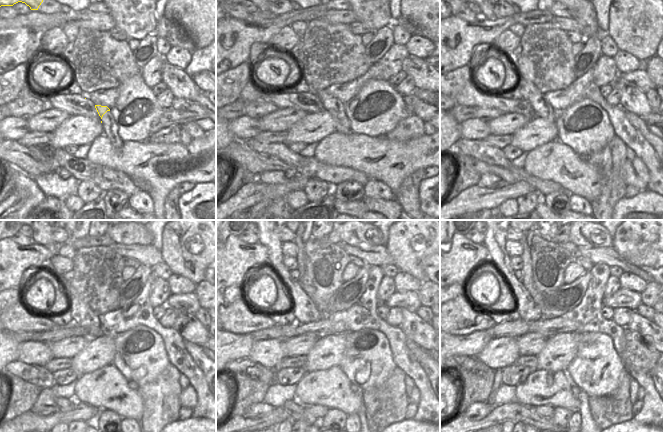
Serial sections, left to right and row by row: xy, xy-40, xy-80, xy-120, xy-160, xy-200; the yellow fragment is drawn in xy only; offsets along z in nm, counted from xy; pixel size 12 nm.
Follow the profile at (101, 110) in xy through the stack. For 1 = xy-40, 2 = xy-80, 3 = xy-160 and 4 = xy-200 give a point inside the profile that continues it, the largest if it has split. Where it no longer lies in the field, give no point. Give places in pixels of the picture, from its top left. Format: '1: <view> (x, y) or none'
1: xy-40 (322, 110)
2: xy-80 (528, 91)
3: xy-160 (305, 311)
4: xy-200 (494, 241)

